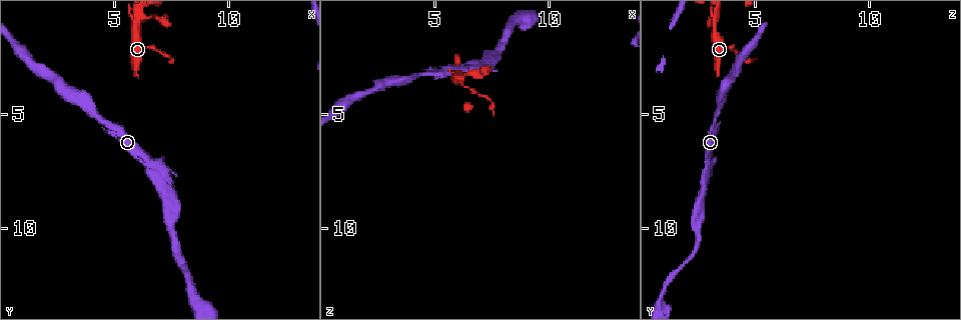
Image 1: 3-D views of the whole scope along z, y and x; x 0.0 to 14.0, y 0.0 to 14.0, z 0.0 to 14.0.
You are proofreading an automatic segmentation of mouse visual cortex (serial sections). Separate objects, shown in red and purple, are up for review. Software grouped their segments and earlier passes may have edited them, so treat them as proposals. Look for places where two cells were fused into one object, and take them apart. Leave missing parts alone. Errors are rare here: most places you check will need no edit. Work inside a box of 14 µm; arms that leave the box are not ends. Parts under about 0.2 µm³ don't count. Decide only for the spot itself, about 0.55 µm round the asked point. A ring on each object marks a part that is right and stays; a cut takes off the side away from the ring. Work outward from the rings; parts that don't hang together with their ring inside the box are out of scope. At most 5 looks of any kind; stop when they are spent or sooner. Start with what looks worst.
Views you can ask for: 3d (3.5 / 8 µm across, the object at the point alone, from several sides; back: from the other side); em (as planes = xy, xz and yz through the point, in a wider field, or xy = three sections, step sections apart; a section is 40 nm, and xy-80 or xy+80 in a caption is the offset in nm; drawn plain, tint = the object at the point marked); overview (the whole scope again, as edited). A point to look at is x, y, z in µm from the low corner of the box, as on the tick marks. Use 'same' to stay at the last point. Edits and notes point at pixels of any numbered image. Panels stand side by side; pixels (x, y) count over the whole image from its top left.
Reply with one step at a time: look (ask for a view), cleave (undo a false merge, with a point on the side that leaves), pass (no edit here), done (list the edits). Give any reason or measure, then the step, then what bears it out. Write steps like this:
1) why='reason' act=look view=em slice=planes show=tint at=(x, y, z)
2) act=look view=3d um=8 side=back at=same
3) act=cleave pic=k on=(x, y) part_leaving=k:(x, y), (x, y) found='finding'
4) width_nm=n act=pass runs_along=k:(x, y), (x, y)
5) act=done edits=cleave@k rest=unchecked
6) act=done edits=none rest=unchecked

why='sharp bend' act=look view=3d um=3.5 at=(6.0, 1.1, 3.3)

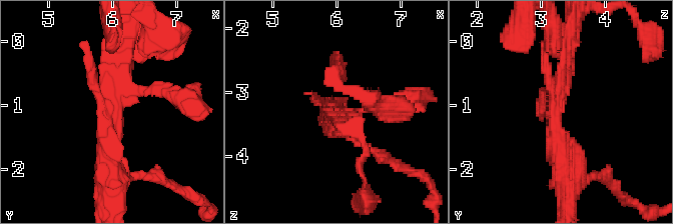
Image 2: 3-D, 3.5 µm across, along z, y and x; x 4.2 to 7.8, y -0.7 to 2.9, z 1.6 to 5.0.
act=look view=em slice=planes show=tint at=(5.90, 1.05, 3.25)

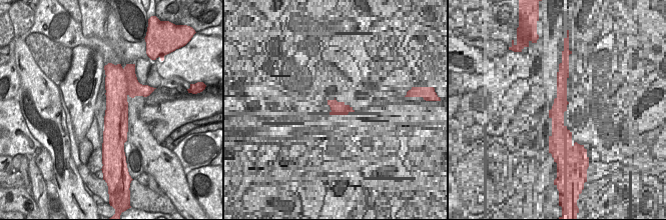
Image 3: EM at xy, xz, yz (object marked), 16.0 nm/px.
act=pass runs_along=2:(110, 169), (104, 110), (125, 89), (162, 89) found='all the same cell'

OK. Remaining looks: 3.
why='sudden change in width' act=look view=3d um=3.5 at=(6.6, 7.0, 3.1)

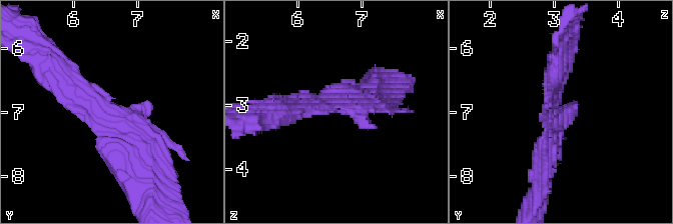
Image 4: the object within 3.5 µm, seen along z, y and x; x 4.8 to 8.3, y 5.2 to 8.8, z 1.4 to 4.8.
act=look view=em slice=xy step=1 show=tint at=(6.60, 7.00, 3.05)

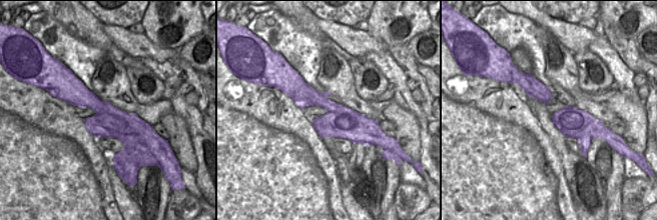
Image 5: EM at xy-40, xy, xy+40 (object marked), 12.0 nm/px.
act=pass runs_along=5:(64, 96), (144, 128) found='continuous, no second cell'

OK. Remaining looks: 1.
act=done edits=none rest=unchecked

